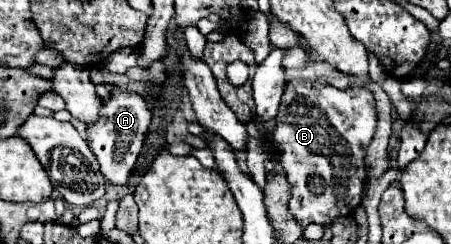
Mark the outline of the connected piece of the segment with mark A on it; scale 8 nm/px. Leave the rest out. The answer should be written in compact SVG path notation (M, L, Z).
M114 90L112 98L102 104L100 120L92 124L92 128L86 128L88 144L92 152L96 154L100 172L104 174L108 182L120 184L120 186L128 182L128 176L142 152L142 144L144 144L144 138L150 126L150 118L152 118L152 112L144 104L144 98L140 98L140 94L126 92L126 90Z

